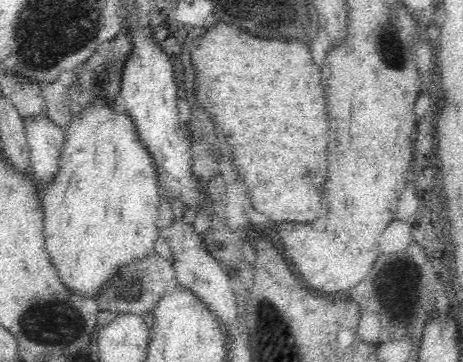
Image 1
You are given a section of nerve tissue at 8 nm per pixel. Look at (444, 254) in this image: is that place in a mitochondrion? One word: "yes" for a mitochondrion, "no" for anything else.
no

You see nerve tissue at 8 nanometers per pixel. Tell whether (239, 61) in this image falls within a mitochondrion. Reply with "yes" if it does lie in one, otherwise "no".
no

